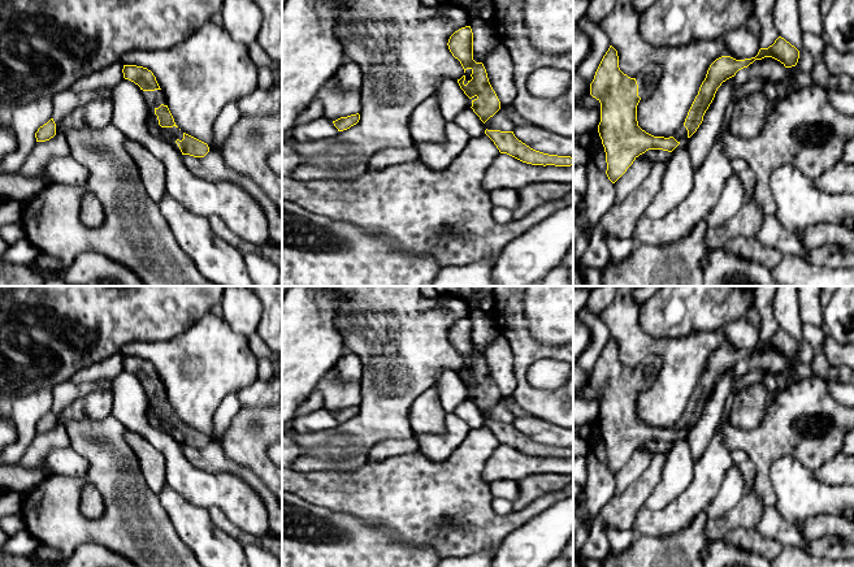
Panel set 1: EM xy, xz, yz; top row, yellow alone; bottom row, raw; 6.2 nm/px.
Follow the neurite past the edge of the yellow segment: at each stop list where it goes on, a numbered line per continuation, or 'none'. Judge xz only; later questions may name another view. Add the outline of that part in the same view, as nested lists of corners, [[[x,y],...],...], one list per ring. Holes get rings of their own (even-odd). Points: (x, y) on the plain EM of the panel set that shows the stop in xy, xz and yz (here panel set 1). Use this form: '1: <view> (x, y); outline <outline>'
none

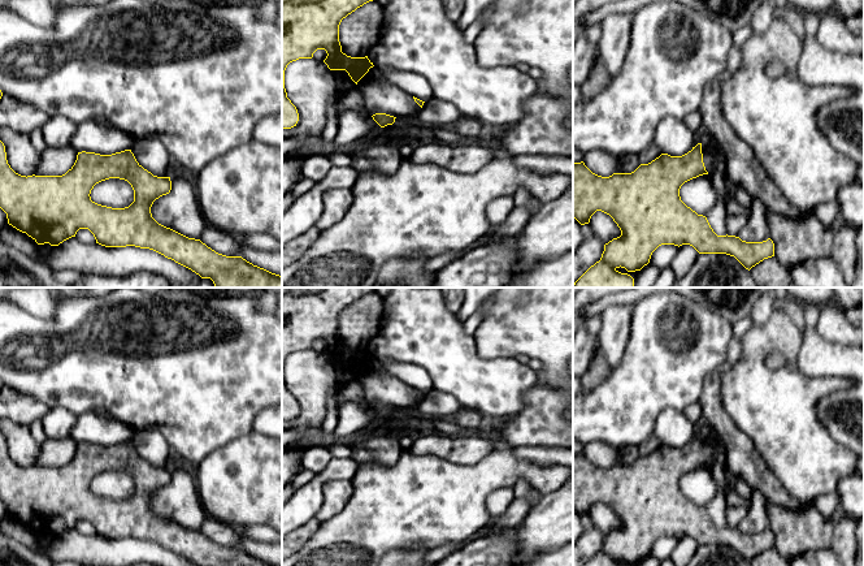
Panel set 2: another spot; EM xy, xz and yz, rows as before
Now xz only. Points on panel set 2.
1: xz (403, 426); outline [[[395,415],[382,419],[382,423],[387,423],[387,424],[398,428],[400,431],[400,433],[408,432],[408,428],[409,428],[408,420],[396,419]]]

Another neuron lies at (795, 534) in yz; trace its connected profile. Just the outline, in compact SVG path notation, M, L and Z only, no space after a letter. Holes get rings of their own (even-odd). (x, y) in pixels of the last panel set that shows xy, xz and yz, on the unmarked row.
M812 504L798 513L769 505L768 517L774 549L786 561L807 552L830 548L833 524Z

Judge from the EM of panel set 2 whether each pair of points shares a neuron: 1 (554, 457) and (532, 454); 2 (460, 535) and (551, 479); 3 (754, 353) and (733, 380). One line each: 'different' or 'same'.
1: same
2: same
3: same

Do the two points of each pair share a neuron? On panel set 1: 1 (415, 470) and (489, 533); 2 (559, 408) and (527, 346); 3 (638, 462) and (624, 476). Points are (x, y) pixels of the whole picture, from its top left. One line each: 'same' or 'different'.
1: same
2: same
3: same

